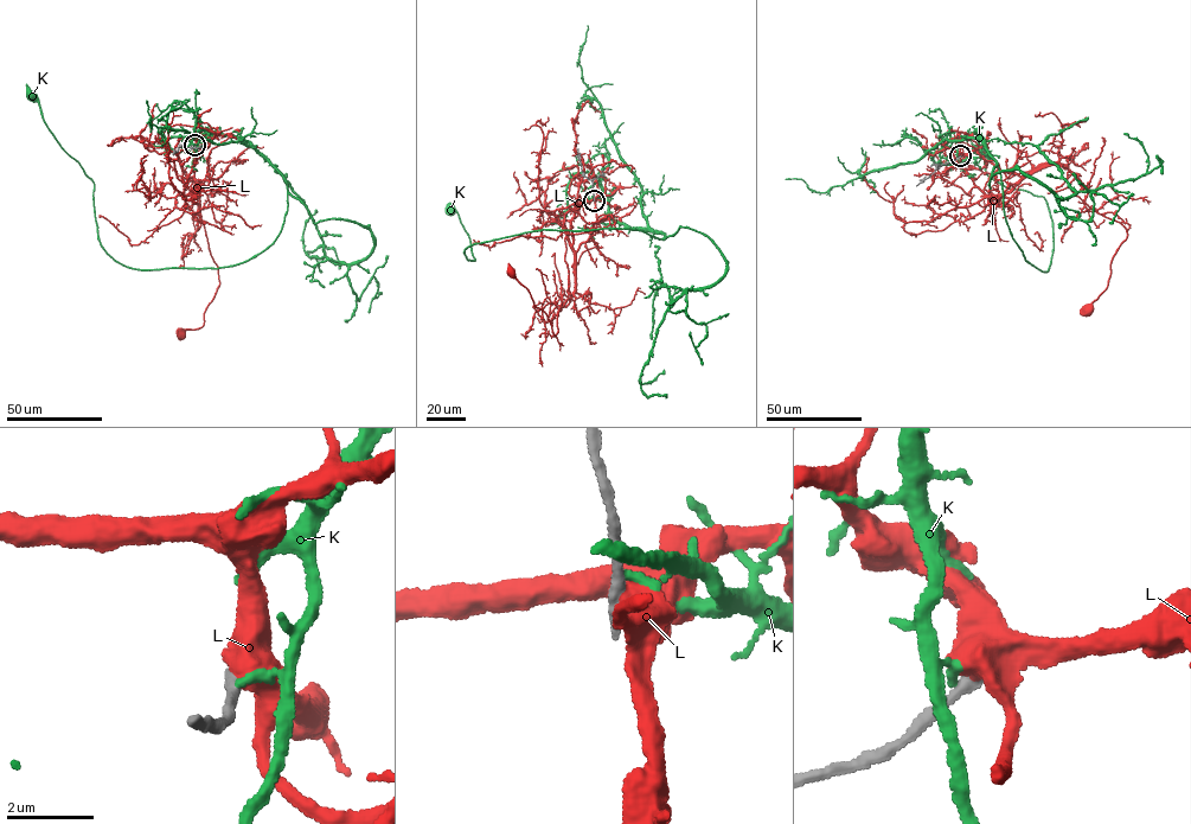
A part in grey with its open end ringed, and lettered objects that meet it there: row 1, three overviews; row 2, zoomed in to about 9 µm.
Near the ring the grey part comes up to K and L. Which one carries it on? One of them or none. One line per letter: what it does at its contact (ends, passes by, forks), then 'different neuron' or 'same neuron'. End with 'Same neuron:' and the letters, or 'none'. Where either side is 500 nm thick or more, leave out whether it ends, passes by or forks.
K: it ends; different neuron
L: different neuron
Same neuron: none

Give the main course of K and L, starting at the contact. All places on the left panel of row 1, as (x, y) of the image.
K: (196, 146), (235, 135), (267, 160), (286, 183), (280, 232), (234, 264), (128, 268), (32, 96)
L: (194, 146), (178, 139), (175, 151), (181, 178), (199, 192), (219, 285), (202, 326), (180, 332)

